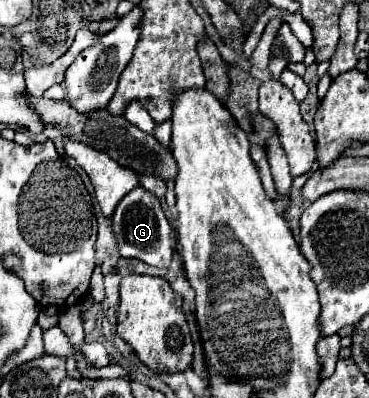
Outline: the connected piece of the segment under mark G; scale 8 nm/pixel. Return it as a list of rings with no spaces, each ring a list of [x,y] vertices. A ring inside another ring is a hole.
[[[136,187],[130,191],[114,209],[112,215],[112,231],[118,241],[118,253],[122,257],[134,257],[148,265],[156,267],[168,267],[172,261],[172,243],[170,243],[170,223],[164,217],[164,211],[158,203],[160,199],[154,197],[150,191]]]

